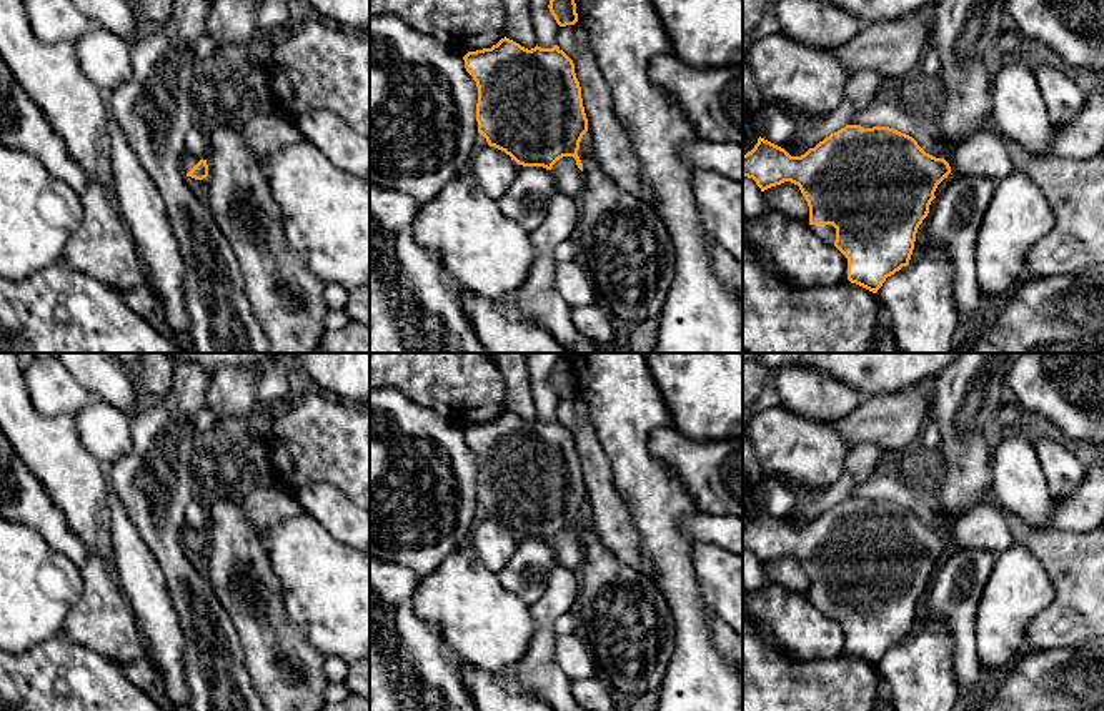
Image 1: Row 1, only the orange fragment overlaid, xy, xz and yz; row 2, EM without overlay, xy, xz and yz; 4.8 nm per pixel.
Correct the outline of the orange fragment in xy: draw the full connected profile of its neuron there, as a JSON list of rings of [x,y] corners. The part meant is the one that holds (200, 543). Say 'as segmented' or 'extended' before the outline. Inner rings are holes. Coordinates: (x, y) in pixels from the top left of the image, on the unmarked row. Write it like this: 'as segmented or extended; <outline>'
extended; [[[183,526],[182,539],[186,549],[191,549],[195,553],[203,553],[208,549],[206,533],[200,533],[190,526]]]

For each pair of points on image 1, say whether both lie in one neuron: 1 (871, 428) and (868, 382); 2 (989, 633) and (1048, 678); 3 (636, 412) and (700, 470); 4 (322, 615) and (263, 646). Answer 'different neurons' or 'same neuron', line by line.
1: different neurons
2: different neurons
3: different neurons
4: different neurons

